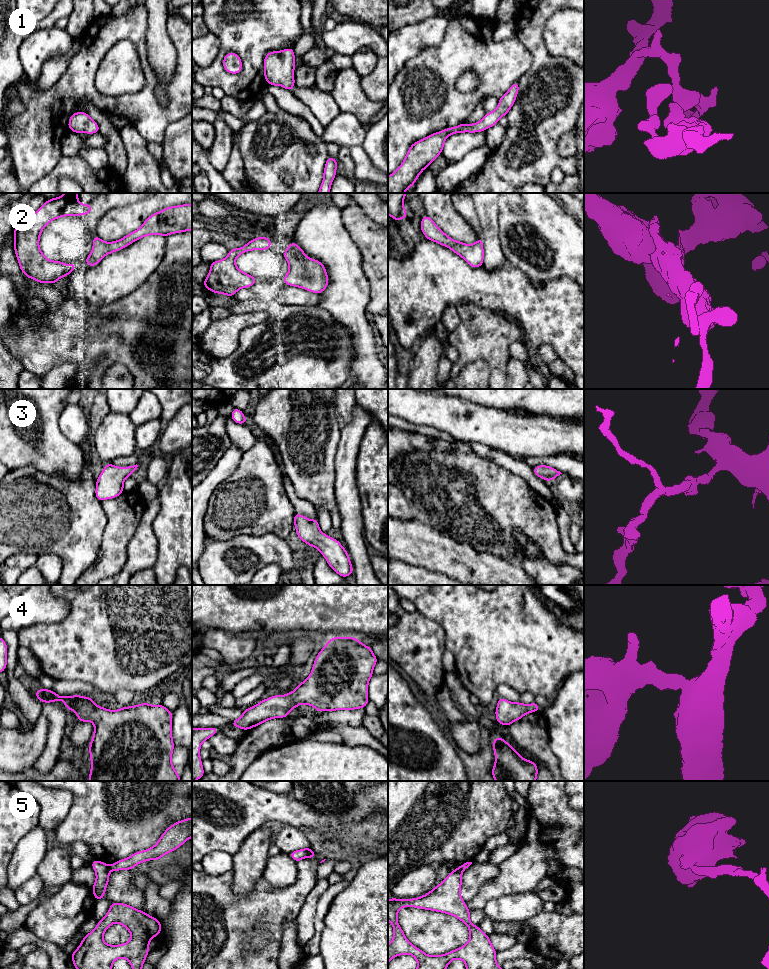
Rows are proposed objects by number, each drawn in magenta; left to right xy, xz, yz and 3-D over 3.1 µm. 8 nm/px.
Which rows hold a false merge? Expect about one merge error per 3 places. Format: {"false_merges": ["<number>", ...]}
{"false_merges": ["5"]}

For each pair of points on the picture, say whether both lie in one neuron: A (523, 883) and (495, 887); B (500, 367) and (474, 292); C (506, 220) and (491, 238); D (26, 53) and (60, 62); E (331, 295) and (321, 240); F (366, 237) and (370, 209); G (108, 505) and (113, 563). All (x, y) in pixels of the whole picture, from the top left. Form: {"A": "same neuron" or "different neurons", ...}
{"A": "same neuron", "B": "different neurons", "C": "different neurons", "D": "different neurons", "E": "same neuron", "F": "different neurons", "G": "same neuron"}

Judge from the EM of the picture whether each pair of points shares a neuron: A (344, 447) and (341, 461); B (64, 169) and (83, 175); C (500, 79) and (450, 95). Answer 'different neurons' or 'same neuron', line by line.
A: same neuron
B: same neuron
C: same neuron

